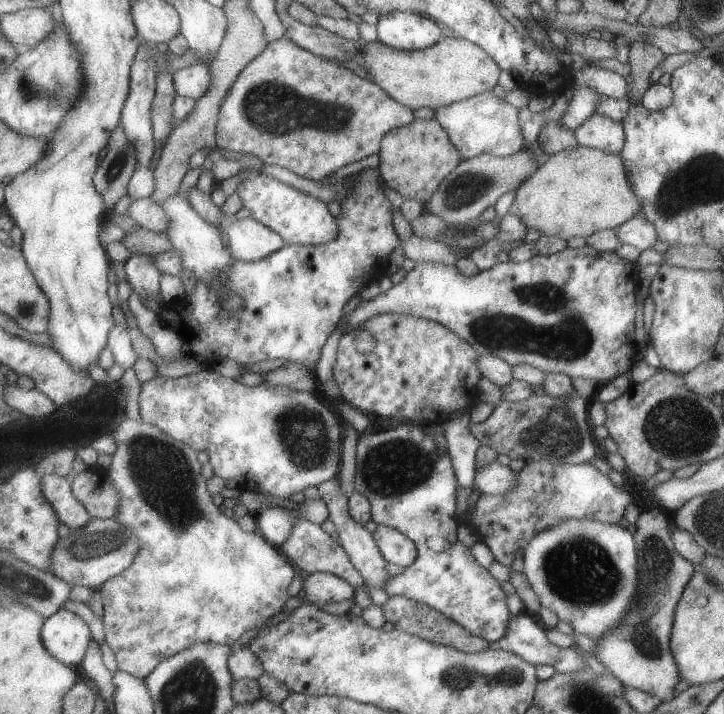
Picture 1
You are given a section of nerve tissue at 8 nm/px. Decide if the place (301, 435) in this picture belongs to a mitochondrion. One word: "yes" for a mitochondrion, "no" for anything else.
yes

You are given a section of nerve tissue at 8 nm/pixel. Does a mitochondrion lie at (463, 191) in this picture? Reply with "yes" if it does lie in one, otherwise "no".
yes

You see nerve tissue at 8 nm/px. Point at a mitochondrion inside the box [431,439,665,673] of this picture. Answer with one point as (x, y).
(576, 569)

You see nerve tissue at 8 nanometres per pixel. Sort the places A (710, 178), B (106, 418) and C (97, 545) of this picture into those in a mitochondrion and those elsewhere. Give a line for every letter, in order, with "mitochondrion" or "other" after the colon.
A: mitochondrion
B: mitochondrion
C: mitochondrion

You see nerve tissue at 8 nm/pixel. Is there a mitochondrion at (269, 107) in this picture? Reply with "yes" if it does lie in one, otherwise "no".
yes

